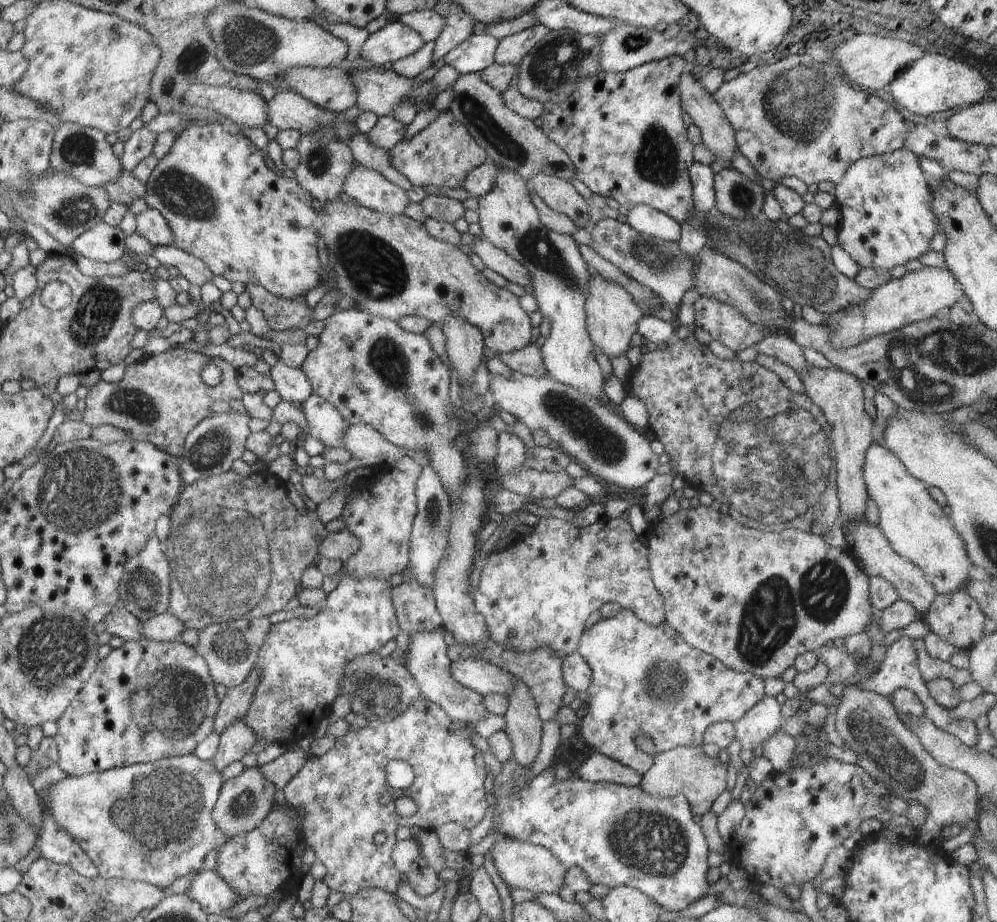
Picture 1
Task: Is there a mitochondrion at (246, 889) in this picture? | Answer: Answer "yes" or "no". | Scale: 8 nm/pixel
no

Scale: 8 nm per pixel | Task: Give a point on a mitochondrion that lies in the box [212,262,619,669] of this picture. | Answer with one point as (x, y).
(386, 356)

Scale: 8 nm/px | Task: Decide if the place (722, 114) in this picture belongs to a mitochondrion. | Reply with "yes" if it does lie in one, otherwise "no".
no

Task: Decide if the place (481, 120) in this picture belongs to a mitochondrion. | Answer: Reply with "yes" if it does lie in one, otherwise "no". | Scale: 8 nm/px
yes

